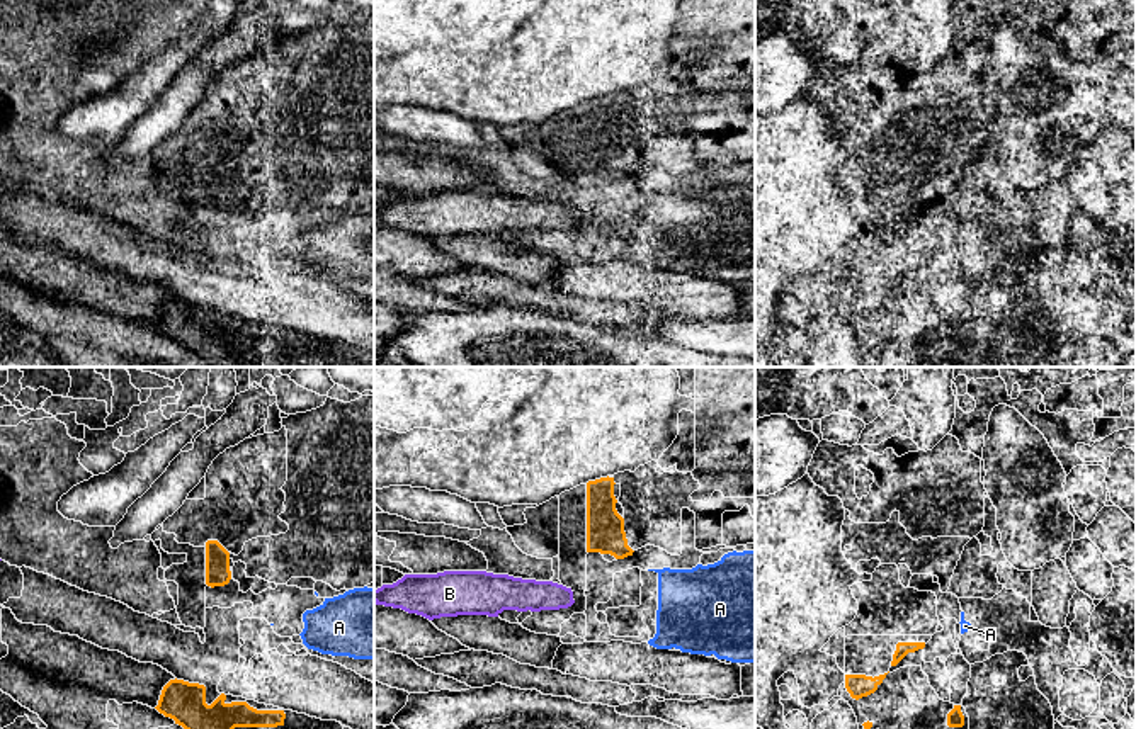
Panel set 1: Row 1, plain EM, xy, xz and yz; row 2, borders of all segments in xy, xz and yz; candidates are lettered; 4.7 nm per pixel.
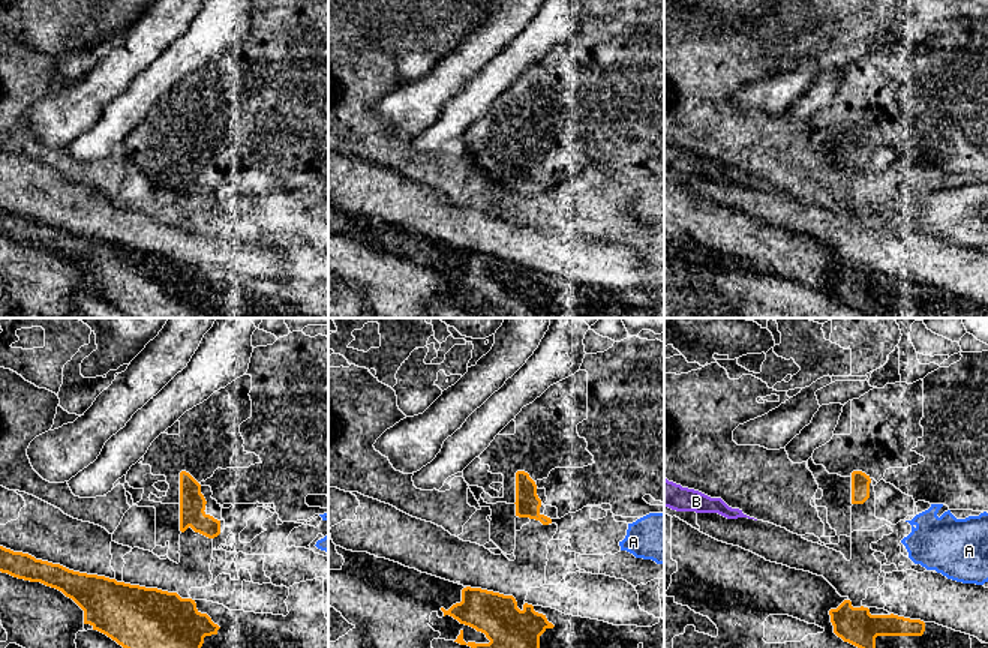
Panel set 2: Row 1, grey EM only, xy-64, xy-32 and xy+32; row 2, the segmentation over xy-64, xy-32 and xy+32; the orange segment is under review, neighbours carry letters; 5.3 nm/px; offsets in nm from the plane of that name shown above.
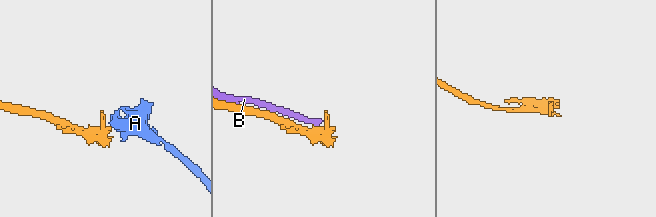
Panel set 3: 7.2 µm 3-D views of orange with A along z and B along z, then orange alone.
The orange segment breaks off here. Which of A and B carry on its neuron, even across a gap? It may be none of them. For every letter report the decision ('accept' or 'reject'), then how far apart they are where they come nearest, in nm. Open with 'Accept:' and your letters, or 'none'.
Accept: none
A: reject; gap 110 nm
B: reject; gap 190 nm

